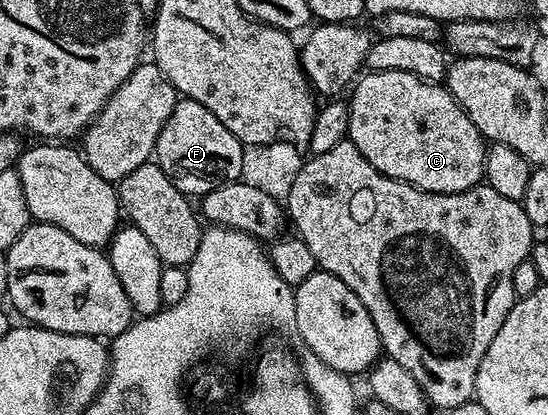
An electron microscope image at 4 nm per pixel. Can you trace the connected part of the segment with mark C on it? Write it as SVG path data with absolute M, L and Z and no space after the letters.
M370 71L353 84L349 95L349 142L360 149L360 153L380 174L399 179L401 183L412 185L419 191L445 195L467 191L483 182L487 140L482 138L476 125L472 125L468 113L464 113L462 106L442 83L431 83L429 79L421 79L403 71Z

